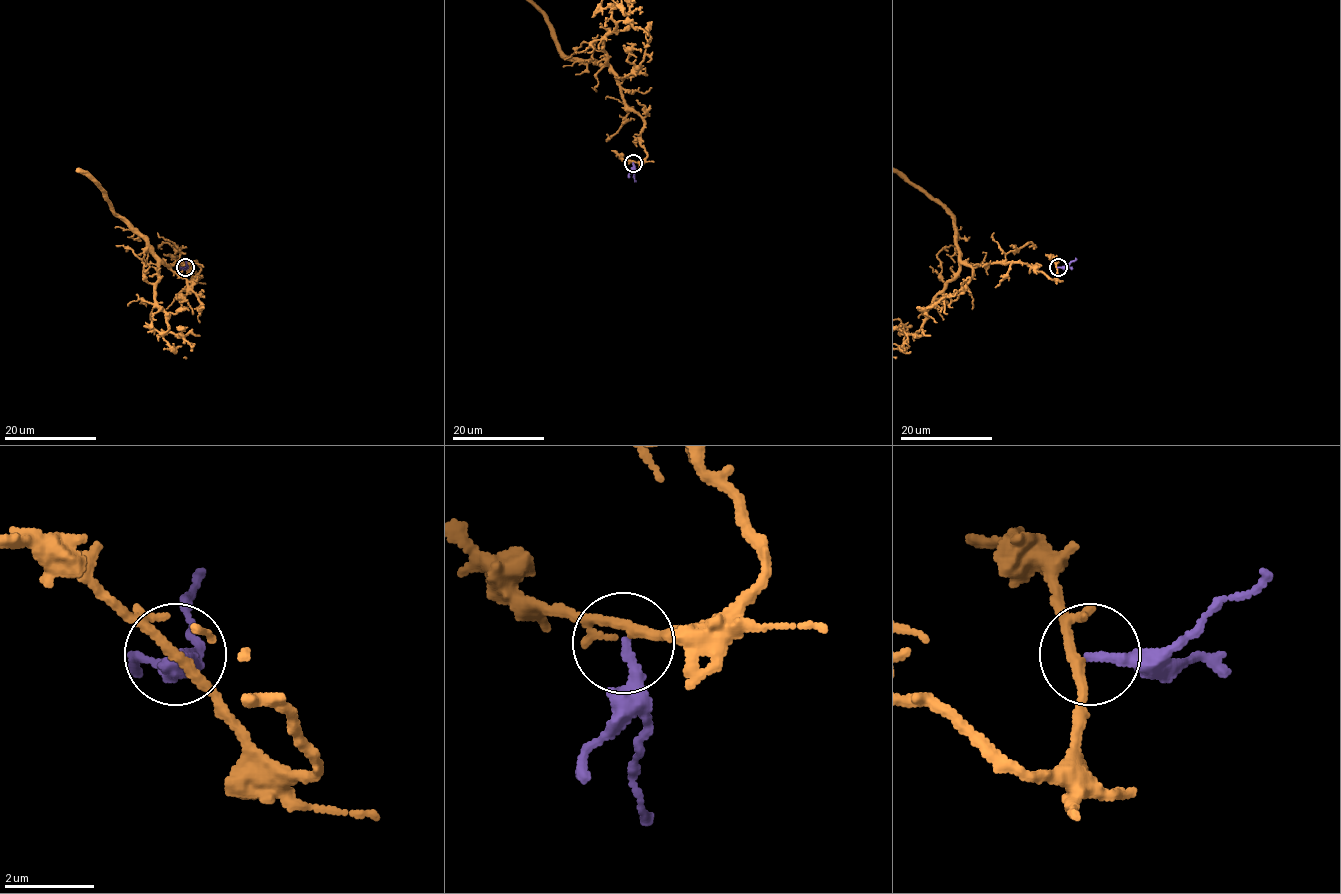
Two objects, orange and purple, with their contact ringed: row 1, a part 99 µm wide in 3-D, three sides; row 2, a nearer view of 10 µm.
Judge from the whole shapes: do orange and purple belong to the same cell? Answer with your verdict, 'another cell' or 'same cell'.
same cell

